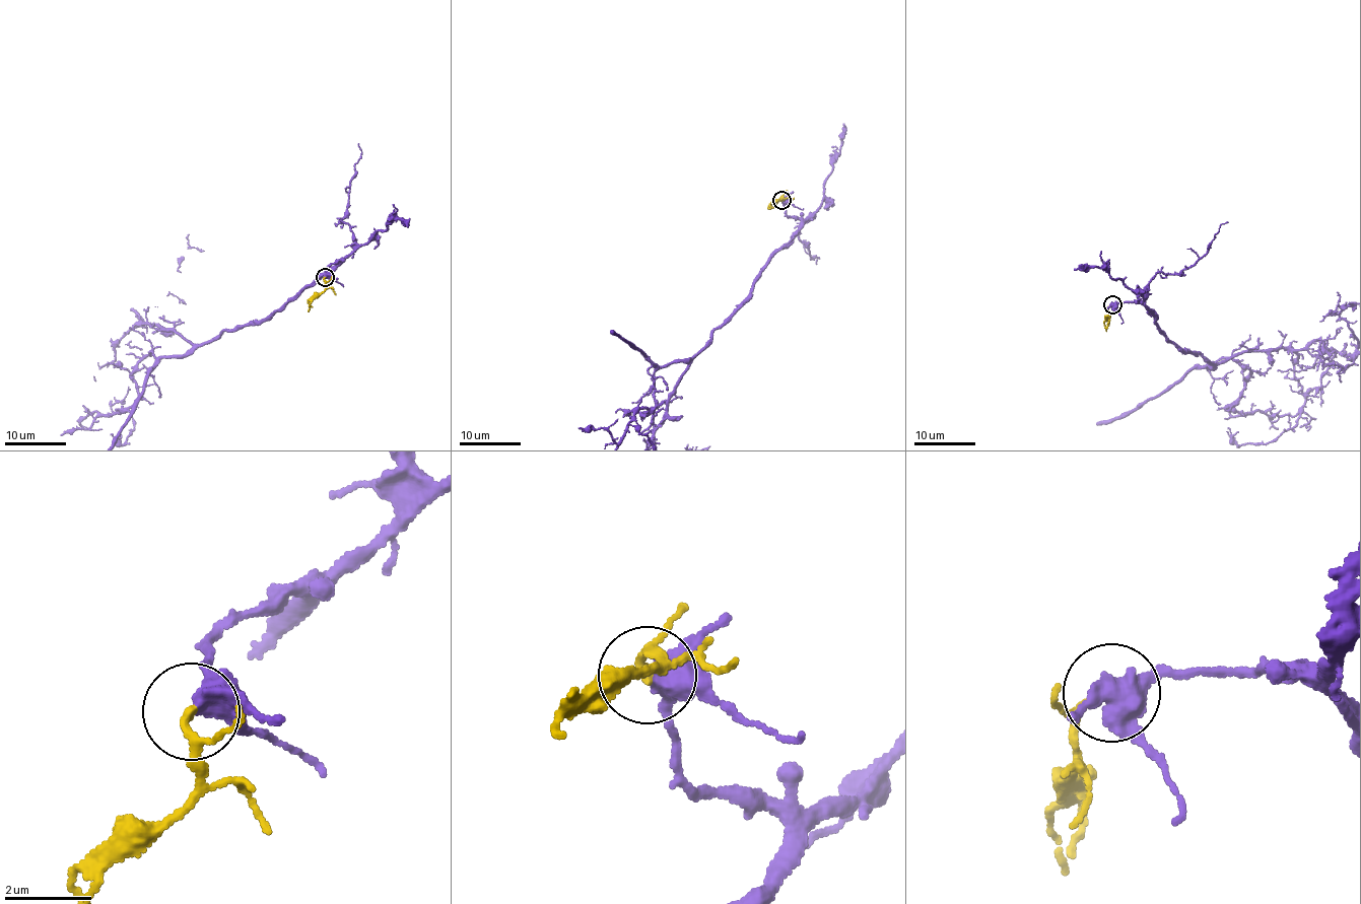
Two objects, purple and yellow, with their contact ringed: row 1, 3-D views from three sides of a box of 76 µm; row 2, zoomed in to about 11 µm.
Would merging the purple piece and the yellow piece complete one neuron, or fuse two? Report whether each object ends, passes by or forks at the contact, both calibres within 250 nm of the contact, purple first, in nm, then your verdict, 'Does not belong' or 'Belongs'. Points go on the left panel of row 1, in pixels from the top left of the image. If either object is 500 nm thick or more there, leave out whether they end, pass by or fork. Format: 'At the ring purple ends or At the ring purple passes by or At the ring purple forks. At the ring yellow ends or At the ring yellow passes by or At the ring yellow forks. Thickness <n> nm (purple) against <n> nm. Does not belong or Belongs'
At the ring purple forks. At the ring yellow passes by. Thickness 360 nm (purple) against 160 nm. Belongs

